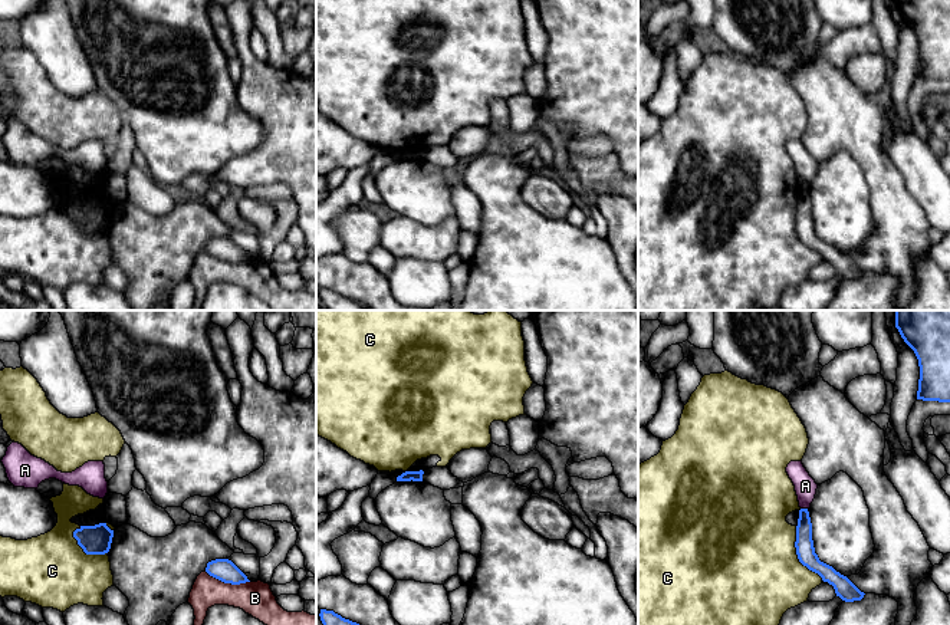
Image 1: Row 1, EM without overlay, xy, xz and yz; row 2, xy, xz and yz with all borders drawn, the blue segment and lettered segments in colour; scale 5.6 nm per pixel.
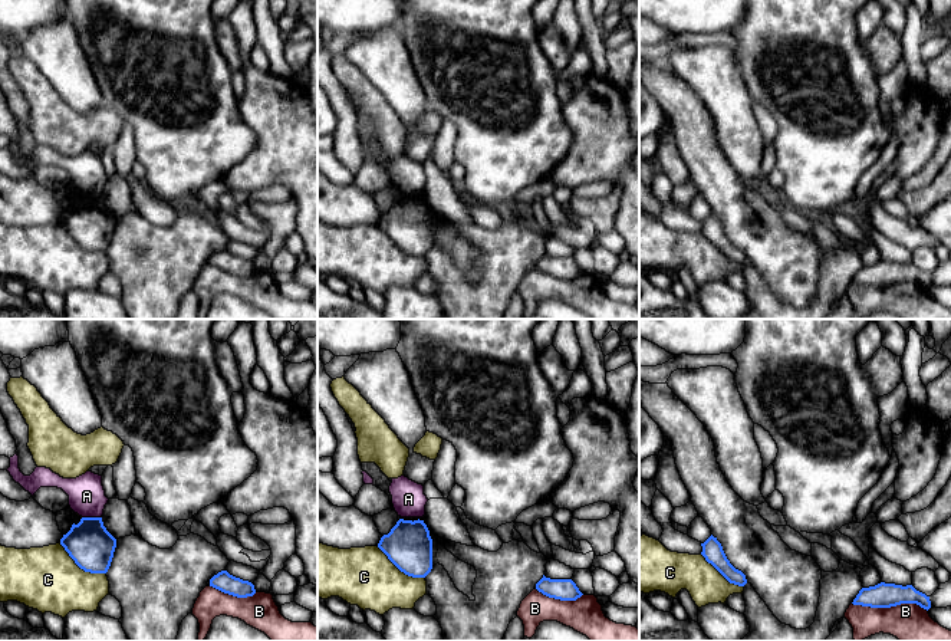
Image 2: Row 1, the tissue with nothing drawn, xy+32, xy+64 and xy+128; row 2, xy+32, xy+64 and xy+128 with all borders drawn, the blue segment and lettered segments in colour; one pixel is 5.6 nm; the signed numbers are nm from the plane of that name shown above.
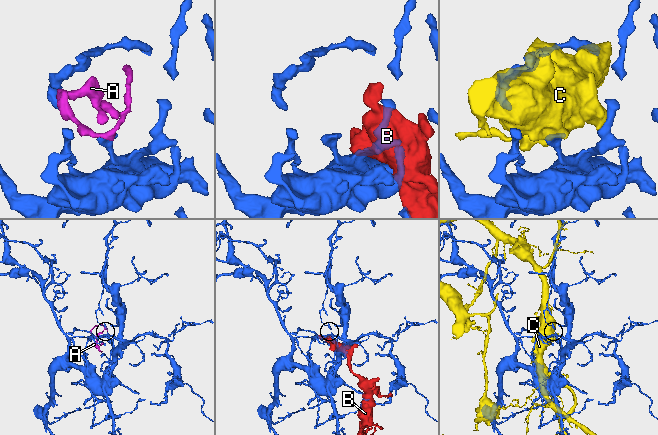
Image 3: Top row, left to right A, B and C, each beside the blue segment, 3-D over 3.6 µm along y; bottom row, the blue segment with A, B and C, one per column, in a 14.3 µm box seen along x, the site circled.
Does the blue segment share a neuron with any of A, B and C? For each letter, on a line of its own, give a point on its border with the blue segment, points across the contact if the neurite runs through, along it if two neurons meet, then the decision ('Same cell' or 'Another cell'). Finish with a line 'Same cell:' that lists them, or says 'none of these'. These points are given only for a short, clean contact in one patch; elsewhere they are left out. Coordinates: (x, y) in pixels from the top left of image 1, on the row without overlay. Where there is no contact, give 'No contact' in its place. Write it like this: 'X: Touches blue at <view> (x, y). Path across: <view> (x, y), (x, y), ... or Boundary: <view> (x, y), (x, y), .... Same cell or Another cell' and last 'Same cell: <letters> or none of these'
A: Touches blue at yz (804, 187). Boundary: yz (801, 186), (806, 187). Another cell
B: Touches blue at xy (227, 260). Another cell
C: Touches blue at yz (796, 232). Another cell
Same cell: none of these

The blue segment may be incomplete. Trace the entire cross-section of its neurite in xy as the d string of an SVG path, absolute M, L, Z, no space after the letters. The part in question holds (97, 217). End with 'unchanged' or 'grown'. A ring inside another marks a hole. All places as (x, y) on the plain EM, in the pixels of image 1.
M106 201L80 204L73 210L73 216L86 233L105 233L111 227L114 208Z; unchanged

